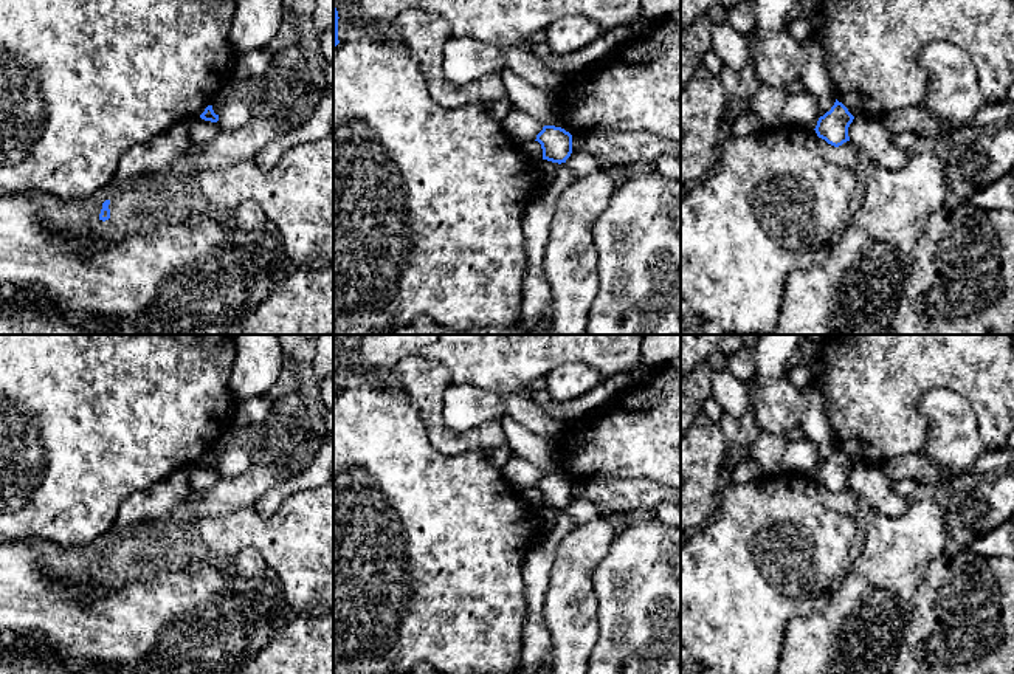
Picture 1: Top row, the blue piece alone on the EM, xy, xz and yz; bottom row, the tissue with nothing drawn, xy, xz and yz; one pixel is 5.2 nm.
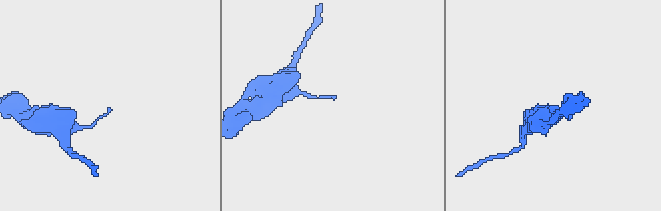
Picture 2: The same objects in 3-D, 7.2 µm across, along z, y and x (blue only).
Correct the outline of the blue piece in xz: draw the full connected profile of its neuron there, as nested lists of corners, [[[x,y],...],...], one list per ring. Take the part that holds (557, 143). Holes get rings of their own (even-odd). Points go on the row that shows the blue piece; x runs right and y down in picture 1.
[[[544,126],[535,141],[541,144],[543,160],[561,164],[572,153],[572,135],[561,127]]]

